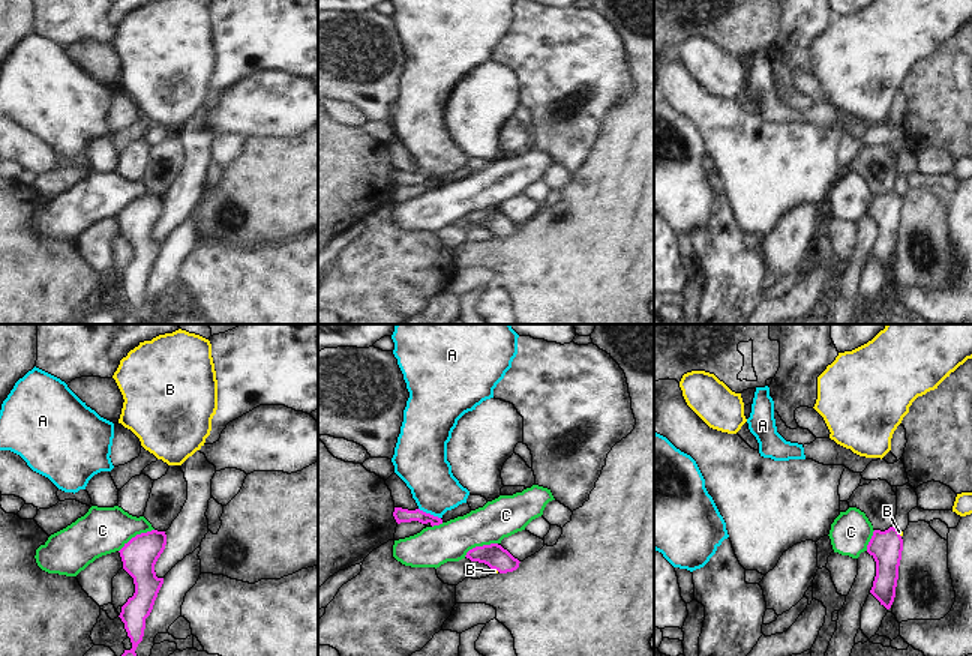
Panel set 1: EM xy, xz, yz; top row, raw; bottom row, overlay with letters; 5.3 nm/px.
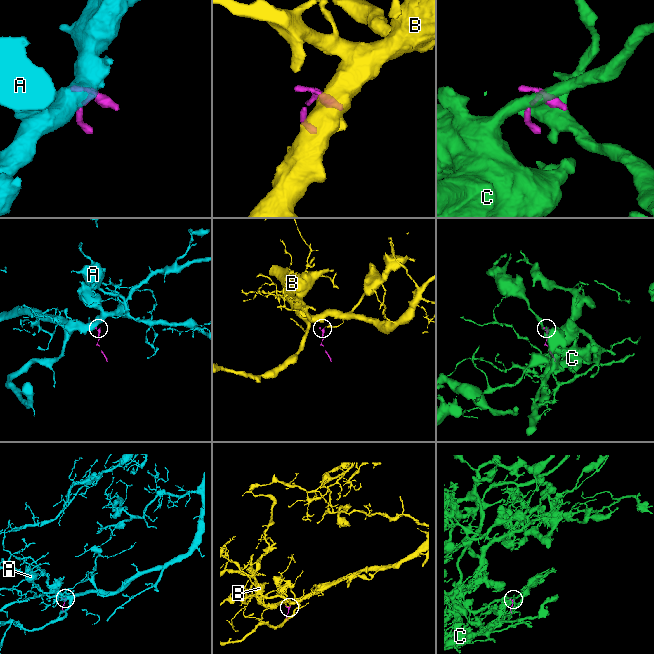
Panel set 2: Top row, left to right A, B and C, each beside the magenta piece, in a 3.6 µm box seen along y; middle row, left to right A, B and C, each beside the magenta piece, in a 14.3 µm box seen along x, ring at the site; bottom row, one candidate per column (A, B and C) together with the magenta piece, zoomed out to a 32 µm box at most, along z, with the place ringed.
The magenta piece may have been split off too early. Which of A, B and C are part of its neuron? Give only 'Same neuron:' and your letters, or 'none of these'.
Same neuron: B

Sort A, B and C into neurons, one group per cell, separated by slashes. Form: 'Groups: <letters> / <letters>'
Groups: A / B / C

